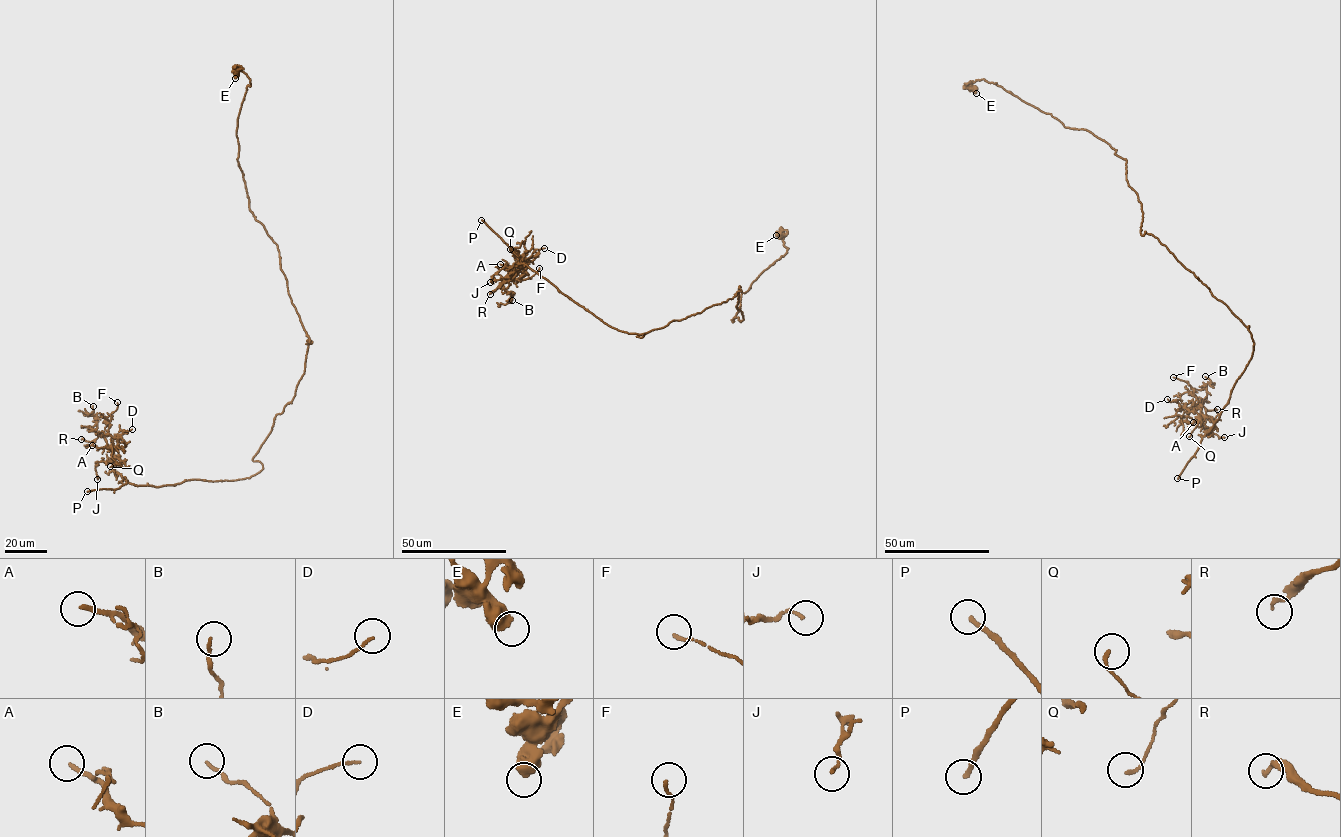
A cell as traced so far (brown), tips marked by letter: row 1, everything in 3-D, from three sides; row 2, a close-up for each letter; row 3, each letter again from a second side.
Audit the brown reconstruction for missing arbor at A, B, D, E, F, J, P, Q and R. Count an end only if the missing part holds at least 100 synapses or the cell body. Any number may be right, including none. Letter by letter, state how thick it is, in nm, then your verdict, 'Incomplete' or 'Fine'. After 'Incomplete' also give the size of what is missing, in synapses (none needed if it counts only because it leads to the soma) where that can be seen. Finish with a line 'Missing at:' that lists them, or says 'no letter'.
A: Thickness 190 nm. Fine
B: Thickness 120 nm. Fine
D: Thickness 100 nm. Fine
E: Thickness 650 nm. Fine
F: Thickness 130 nm. Fine
J: Thickness 110 nm. Fine
P: Thickness 200 nm. Incomplete
Q: Thickness 150 nm. Fine
R: Thickness 120 nm. Fine
Missing at: P

